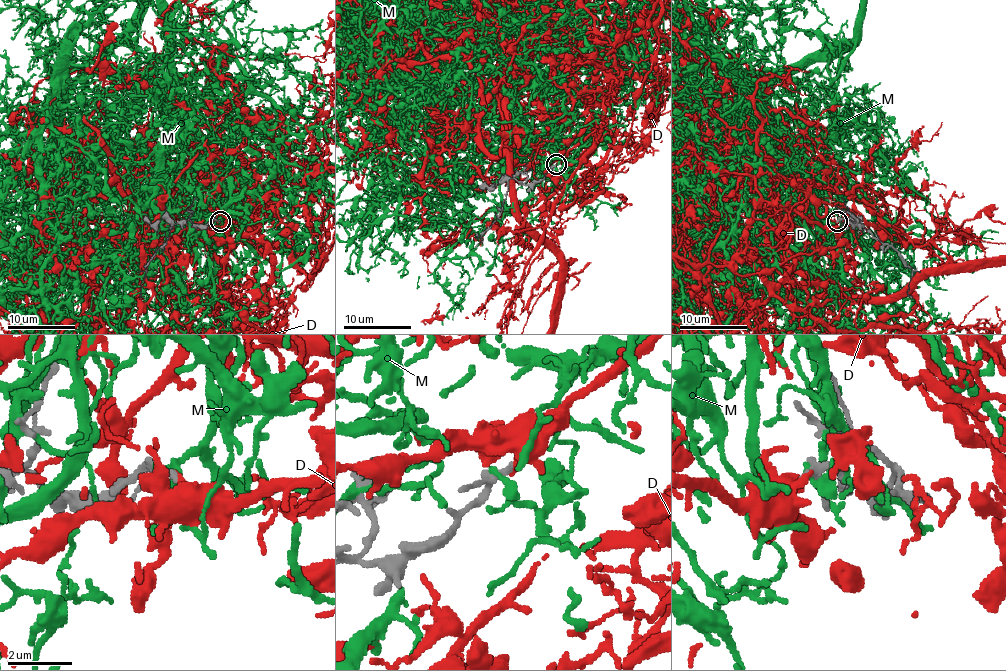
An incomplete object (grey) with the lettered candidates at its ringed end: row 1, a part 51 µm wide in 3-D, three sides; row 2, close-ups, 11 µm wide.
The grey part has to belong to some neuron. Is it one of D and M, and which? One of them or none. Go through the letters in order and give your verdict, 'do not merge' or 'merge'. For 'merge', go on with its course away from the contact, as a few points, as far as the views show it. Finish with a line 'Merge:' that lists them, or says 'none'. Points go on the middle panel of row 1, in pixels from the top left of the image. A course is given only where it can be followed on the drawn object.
D: merge
M: do not merge
Merge: D

